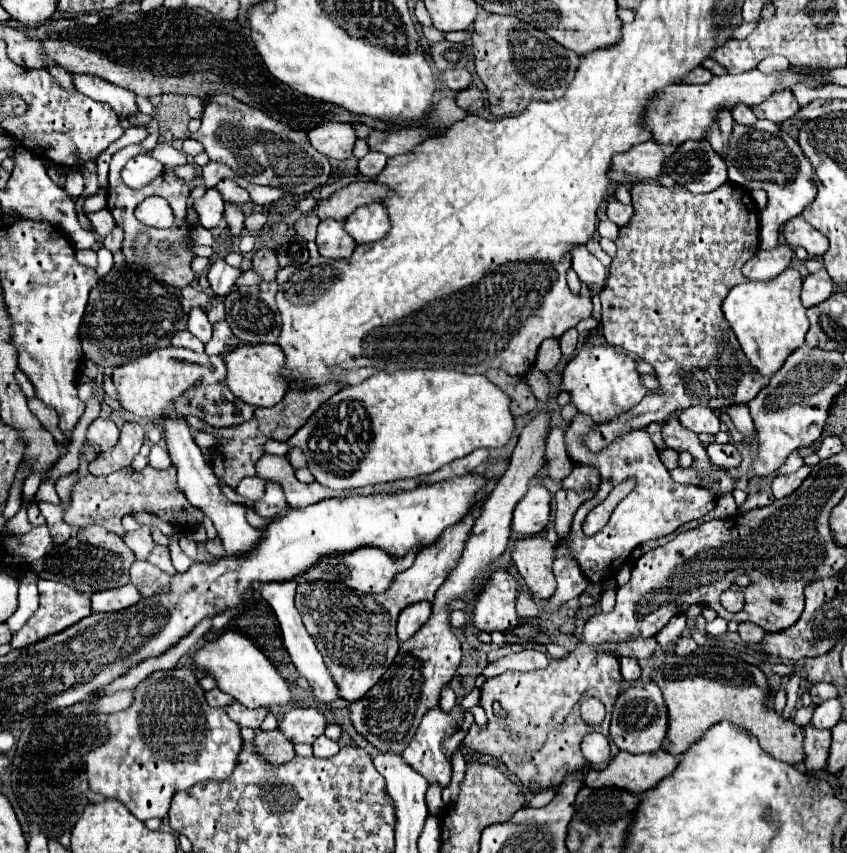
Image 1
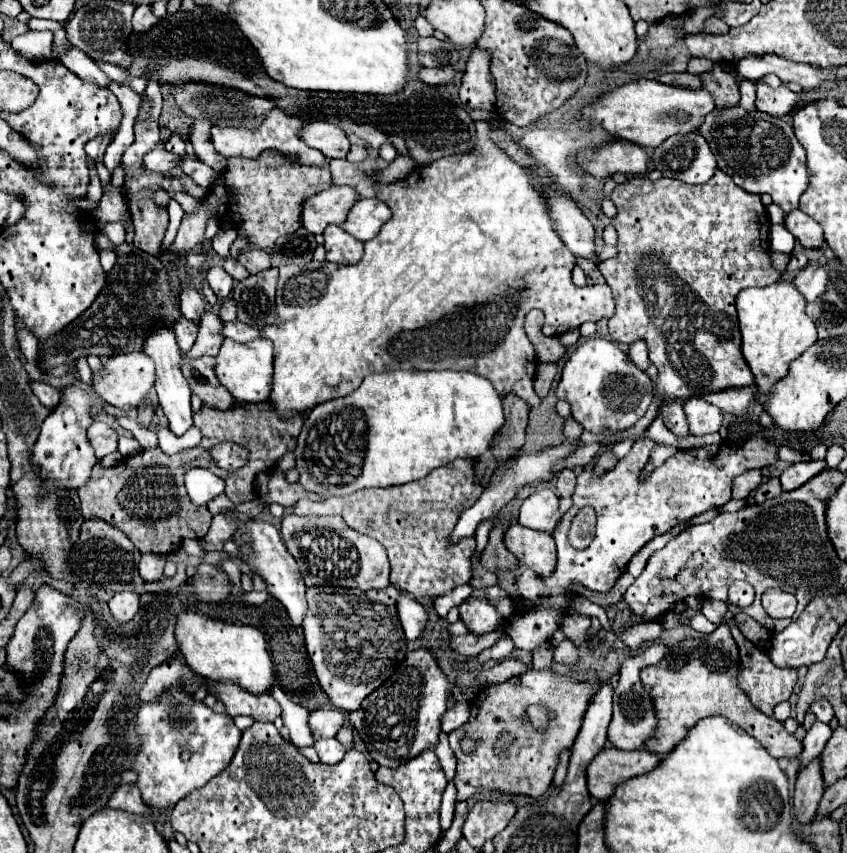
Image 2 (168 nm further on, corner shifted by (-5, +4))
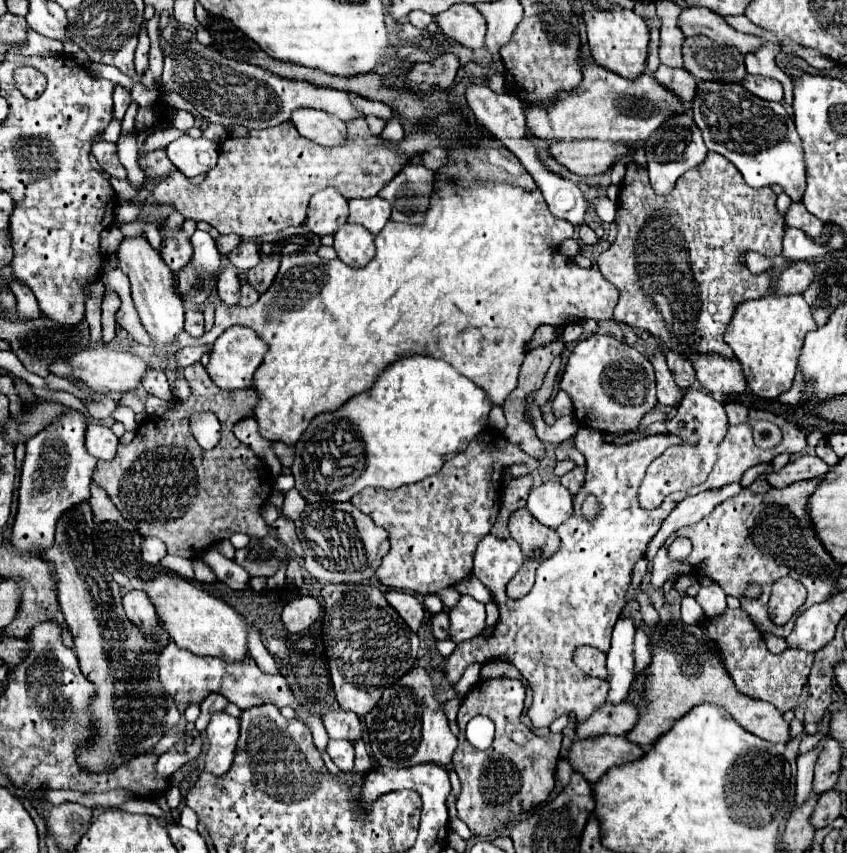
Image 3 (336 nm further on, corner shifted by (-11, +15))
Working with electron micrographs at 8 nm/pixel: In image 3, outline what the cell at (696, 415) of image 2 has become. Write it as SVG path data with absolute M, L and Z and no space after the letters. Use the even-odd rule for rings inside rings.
M688 389L678 405L678 413L666 421L666 431L682 439L680 445L668 447L658 459L654 459L642 479L638 489L638 501L642 509L656 509L662 505L664 497L676 491L686 491L706 481L710 475L716 459L718 459L718 445L728 431L728 417L724 405L716 401L712 395L696 389Z

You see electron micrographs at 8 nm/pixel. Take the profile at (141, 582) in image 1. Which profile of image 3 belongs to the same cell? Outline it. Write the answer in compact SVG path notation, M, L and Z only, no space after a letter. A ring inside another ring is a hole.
M144 539L142 541L142 559L150 565L158 565L160 559L166 555L166 545L160 539Z

